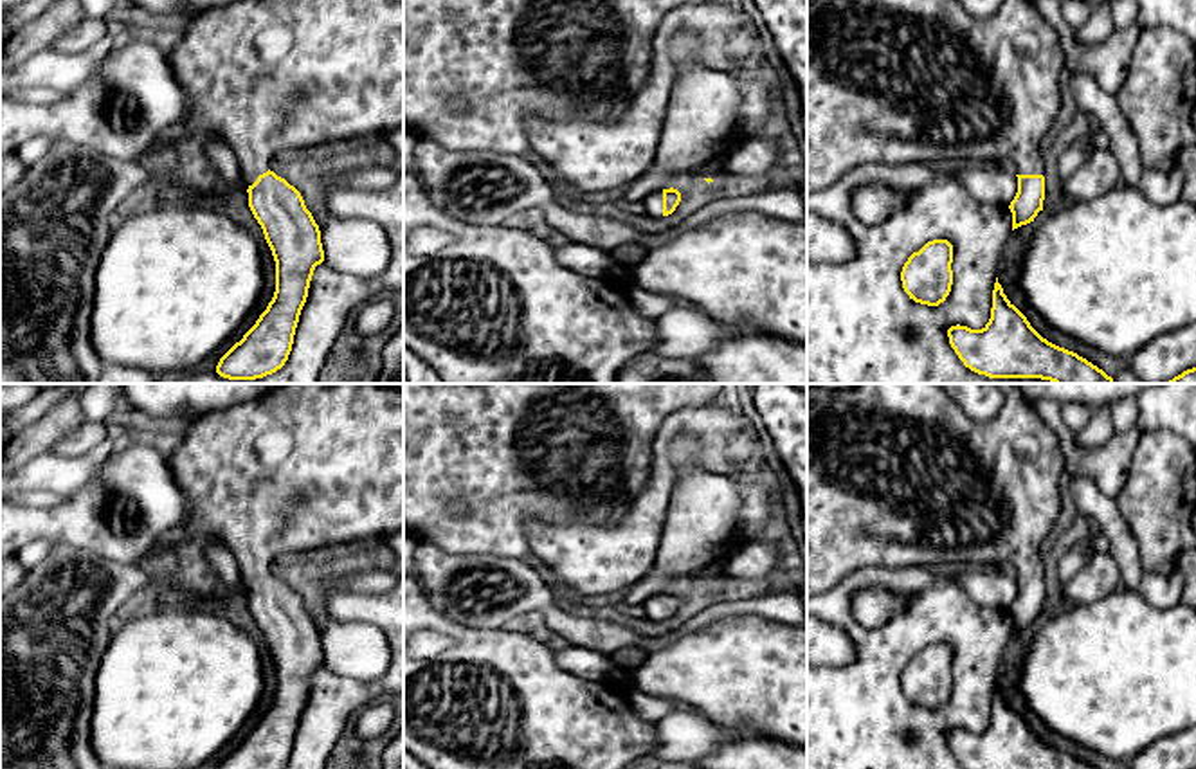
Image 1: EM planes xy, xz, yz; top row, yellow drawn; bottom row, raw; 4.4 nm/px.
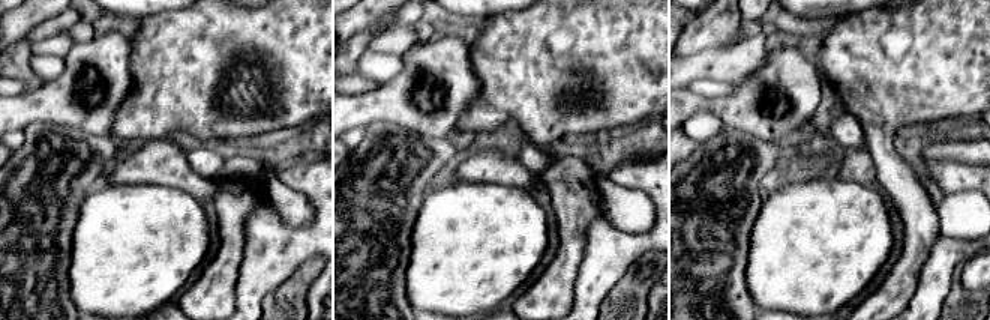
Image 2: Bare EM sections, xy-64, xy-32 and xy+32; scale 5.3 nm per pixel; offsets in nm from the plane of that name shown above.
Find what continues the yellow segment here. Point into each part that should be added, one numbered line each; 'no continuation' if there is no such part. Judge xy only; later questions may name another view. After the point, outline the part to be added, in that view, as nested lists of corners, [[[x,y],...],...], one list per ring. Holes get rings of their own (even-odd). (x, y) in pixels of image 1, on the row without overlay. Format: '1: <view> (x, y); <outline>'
1: xy (305, 465); [[[277,384],[250,402],[191,418],[180,445],[169,456],[168,466],[184,495],[184,519],[159,538],[157,547],[173,551],[180,542],[193,538],[220,540],[234,556],[243,584],[252,589],[259,578],[270,573],[270,564],[279,555],[326,546],[349,547],[403,529],[403,384]]]

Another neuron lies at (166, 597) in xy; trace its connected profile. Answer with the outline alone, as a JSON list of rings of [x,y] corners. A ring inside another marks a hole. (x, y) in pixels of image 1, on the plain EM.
[[[173,585],[151,587],[144,609],[180,609],[223,614],[225,603],[213,593],[195,593]]]

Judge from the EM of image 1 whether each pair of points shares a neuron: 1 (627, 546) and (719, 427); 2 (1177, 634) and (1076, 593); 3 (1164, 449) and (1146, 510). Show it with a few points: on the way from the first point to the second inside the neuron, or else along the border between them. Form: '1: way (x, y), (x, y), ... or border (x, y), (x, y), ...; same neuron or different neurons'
1: way (651, 506), (661, 479), (661, 442), (679, 424); same neuron
2: border (1121, 586), (1103, 598), (1065, 607); different neurons
3: way (1164, 463), (1160, 496); same neuron

